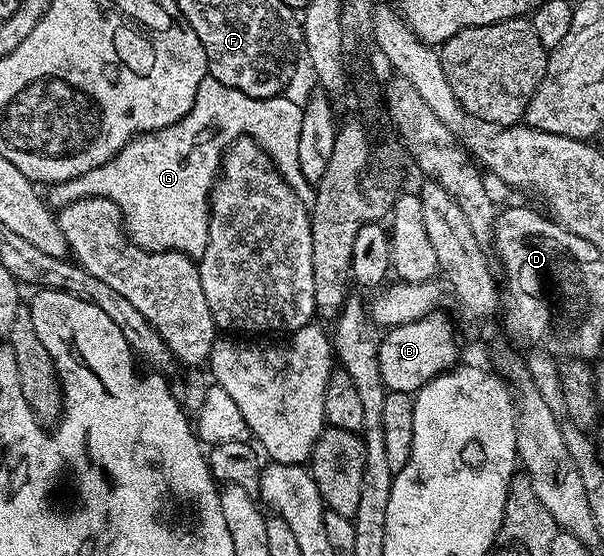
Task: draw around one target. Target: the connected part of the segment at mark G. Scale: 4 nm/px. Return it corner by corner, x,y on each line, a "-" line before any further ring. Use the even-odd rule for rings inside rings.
210,76
206,77
196,92
190,112
178,119
173,126
139,135
127,142
110,160
106,160
106,164
74,180
55,183
49,189
52,191
47,191
47,201
59,208
68,206
79,198
108,198
120,209
124,232
135,246
144,250
177,250
198,260
204,254
208,239
208,199
212,183
218,177
218,167
225,150
237,138
247,135
256,139
256,143
264,147
265,152
272,157
277,170
292,185
292,189
301,196
309,193
310,184
298,168
298,131
302,129
304,111
299,101
296,103
288,97
251,98
234,88
226,88
226,84

